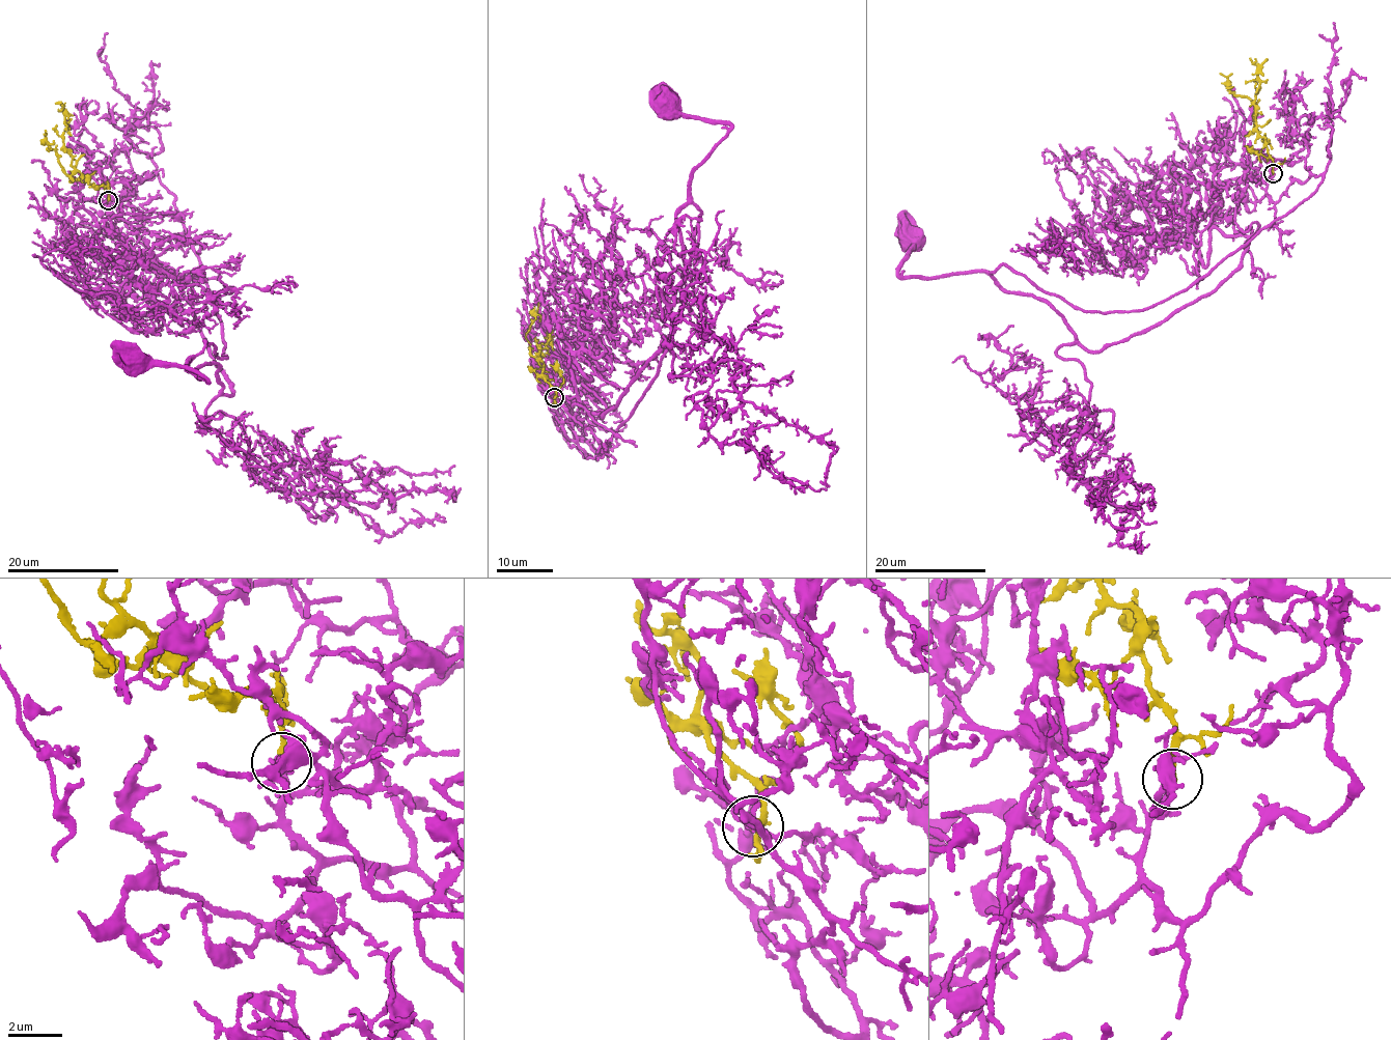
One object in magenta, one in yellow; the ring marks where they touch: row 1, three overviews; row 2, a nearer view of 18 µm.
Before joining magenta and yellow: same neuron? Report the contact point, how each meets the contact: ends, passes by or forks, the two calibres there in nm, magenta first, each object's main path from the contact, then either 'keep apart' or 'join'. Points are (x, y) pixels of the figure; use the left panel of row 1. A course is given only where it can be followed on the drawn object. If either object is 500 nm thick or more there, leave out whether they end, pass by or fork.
(108, 200) | magenta ends | yellow ends | 200/260 nm | magenta via (108, 201), (123, 263), (167, 266), (232, 393), (217, 364), (187, 363), (205, 381), (131, 365) | yellow via (108, 200), (107, 189), (90, 184), (78, 172), (66, 174), (57, 152), (47, 150), (44, 133) | join

